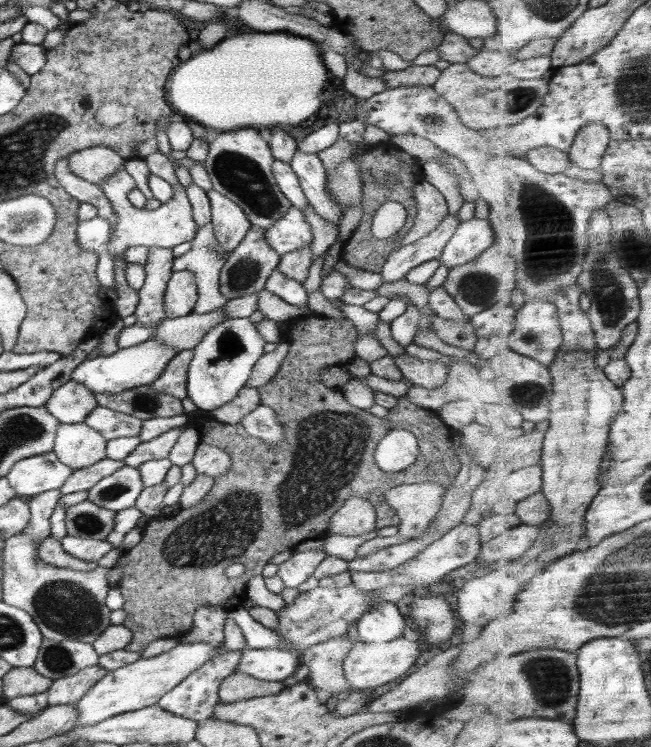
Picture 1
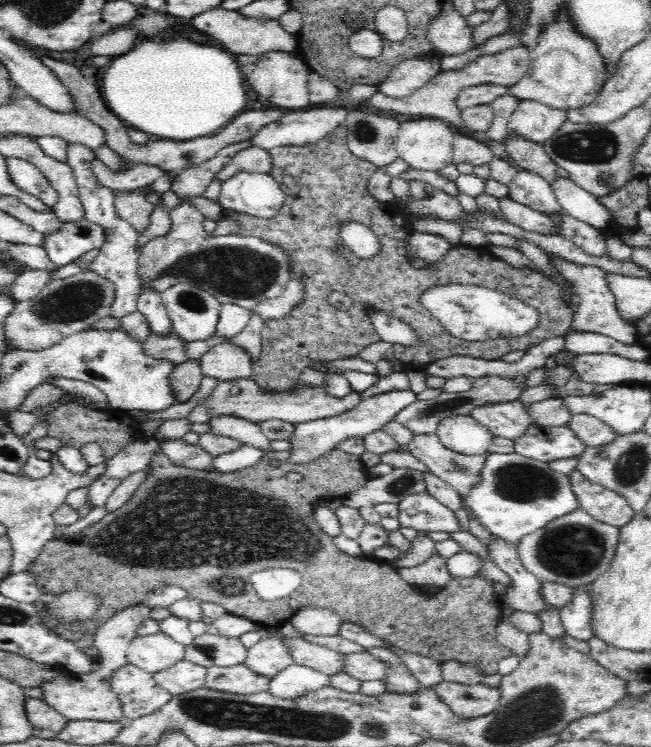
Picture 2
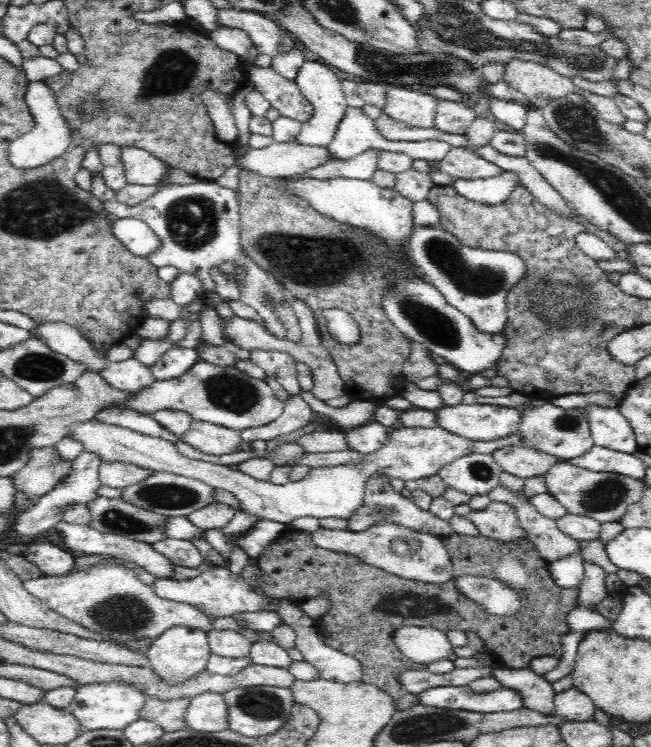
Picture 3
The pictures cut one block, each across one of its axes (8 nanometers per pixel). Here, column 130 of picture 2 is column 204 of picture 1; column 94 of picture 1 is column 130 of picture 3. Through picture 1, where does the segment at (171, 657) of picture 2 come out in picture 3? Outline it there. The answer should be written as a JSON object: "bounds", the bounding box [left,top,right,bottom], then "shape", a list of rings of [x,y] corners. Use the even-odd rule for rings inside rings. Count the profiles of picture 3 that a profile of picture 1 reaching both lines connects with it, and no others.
{"bounds":[69,681,147,729],"shape":[[[108,681],[92,684],[79,684],[69,710],[85,729],[118,729],[140,719],[140,712],[146,703],[147,695],[130,683]]]}

